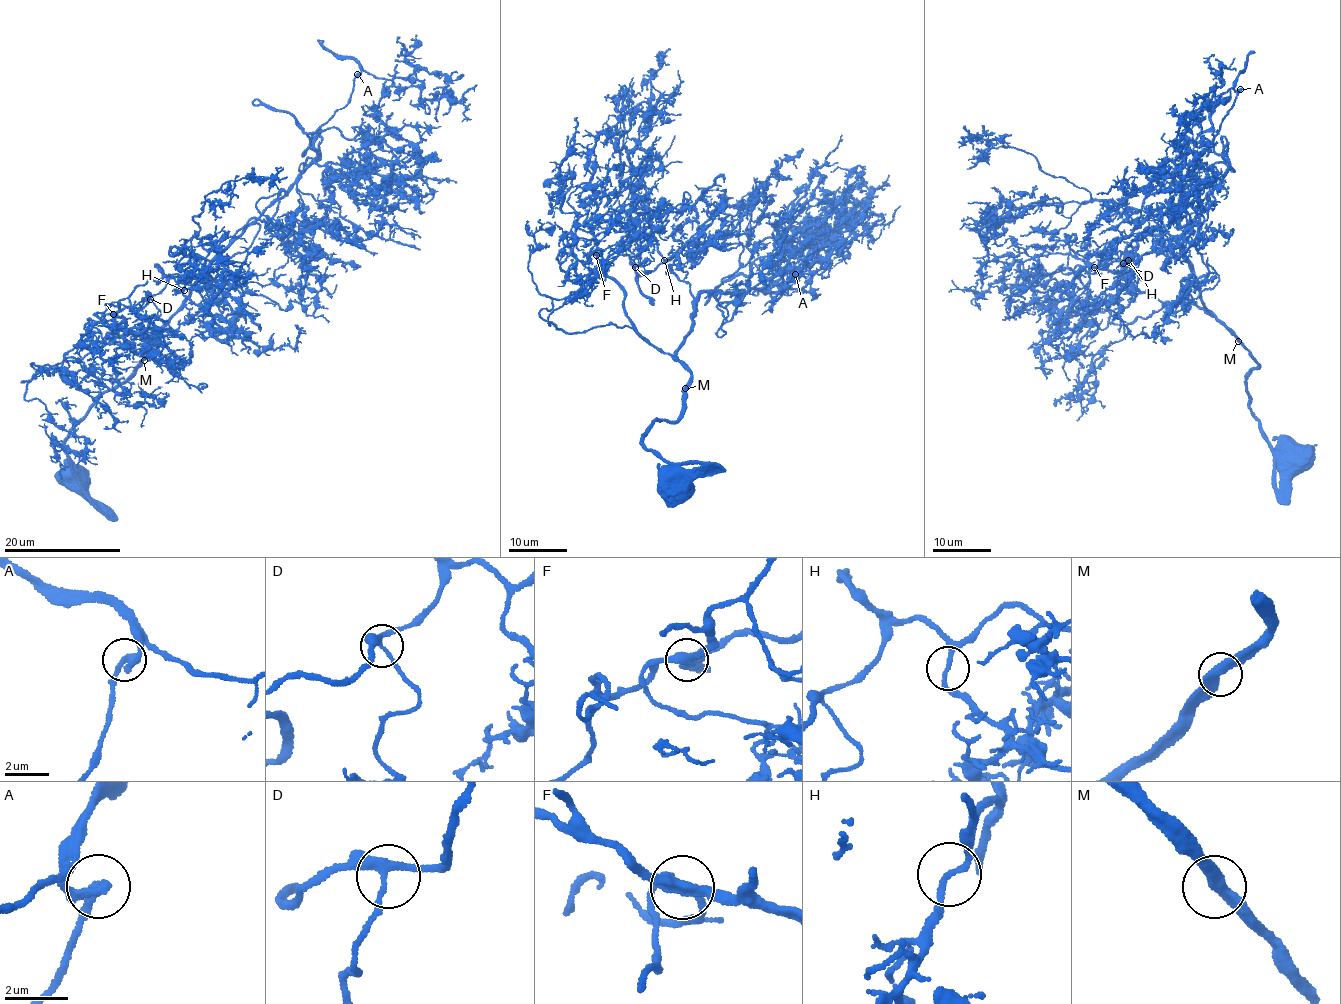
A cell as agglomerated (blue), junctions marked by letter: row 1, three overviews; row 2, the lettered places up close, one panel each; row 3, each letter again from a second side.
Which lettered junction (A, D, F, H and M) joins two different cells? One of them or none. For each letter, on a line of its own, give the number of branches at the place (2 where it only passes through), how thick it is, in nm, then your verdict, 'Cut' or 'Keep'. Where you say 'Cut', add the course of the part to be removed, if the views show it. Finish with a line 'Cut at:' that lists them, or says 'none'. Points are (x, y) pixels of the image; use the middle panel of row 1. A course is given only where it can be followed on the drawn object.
A: Branches: 2. Thickness 280 nm. Keep
D: Branches: 3. Thickness 260 nm. Keep
F: Branches: 3. Thickness 360 nm. Keep
H: Branches: 2. Thickness 170 nm. Keep
M: Branches: 2. Thickness 440 nm. Keep
Cut at: none

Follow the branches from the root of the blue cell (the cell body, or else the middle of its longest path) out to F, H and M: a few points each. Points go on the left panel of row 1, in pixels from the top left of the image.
F: (72, 477), (64, 446), (69, 429), (156, 347), (134, 332), (120, 337), (125, 322), (112, 313)
H: (72, 477), (69, 429), (156, 347), (120, 337), (114, 314), (144, 307), (174, 277), (184, 289)
M: (72, 477), (73, 482), (75, 477), (64, 446), (69, 429), (103, 393), (114, 390), (144, 359)

